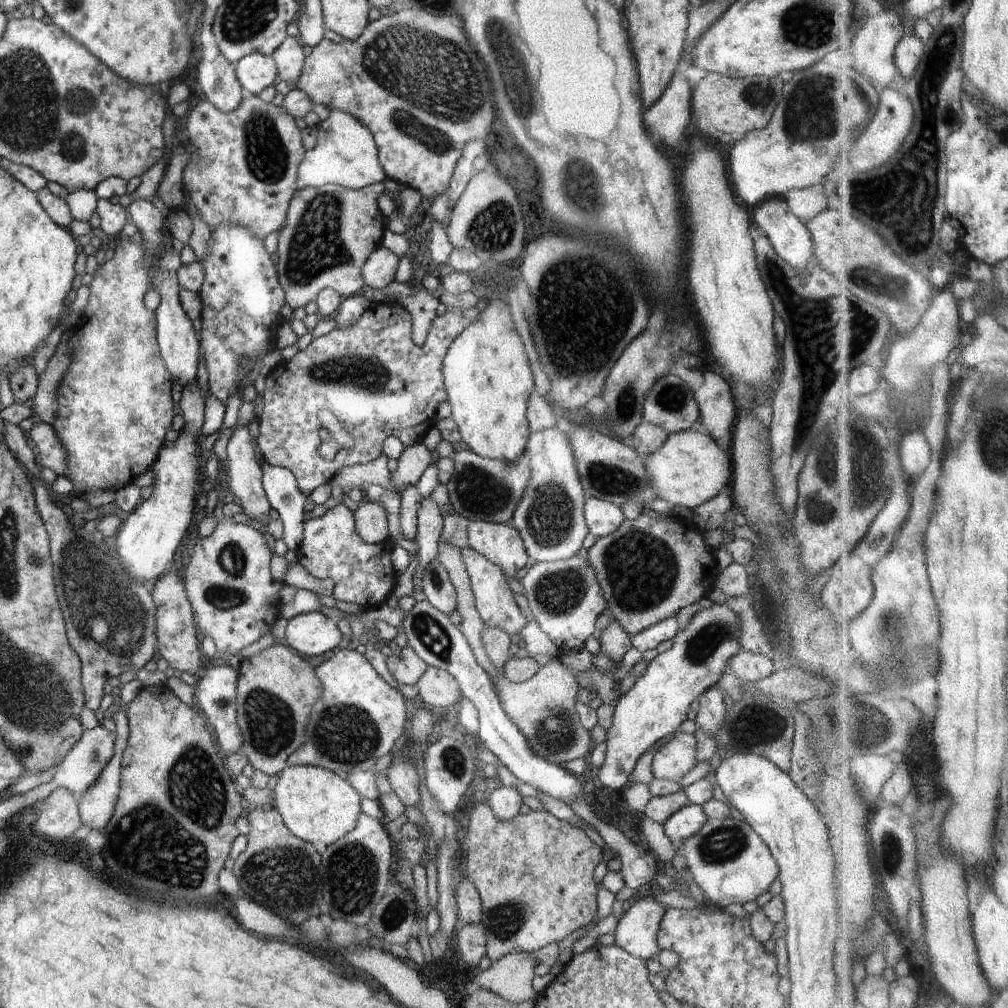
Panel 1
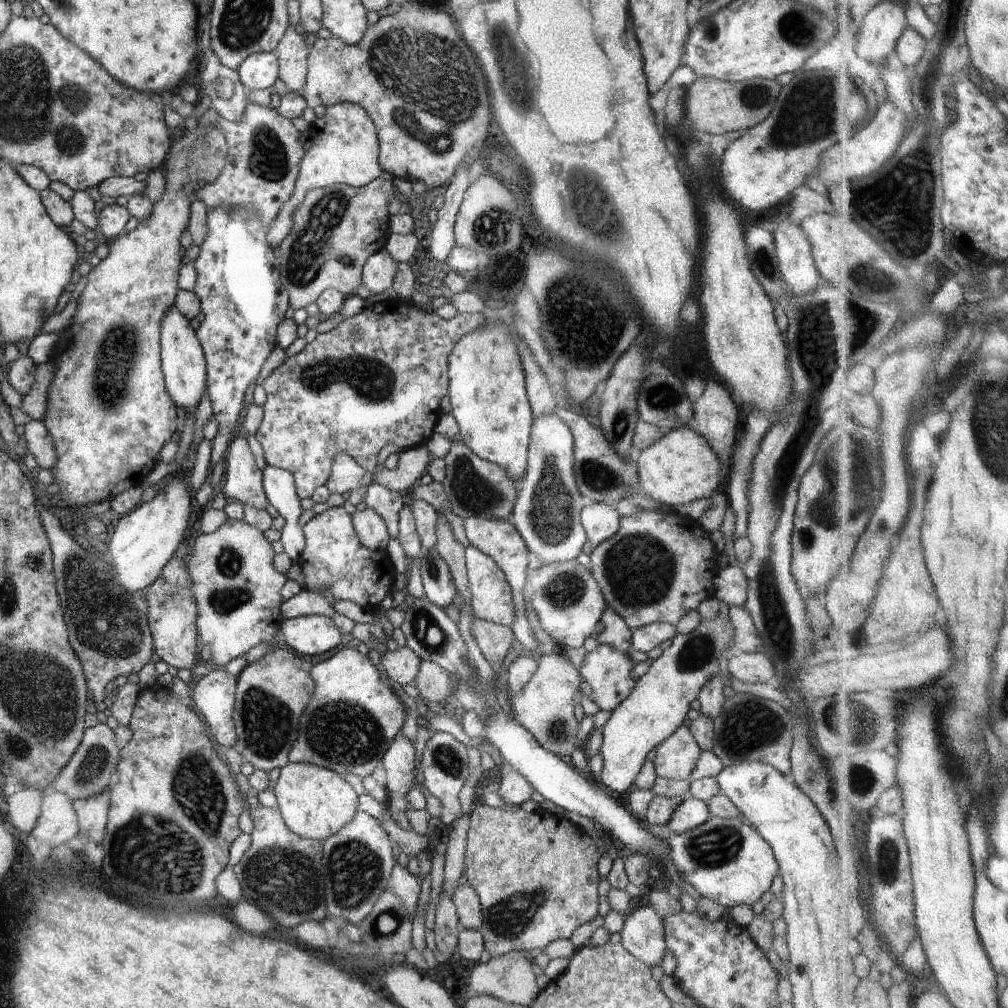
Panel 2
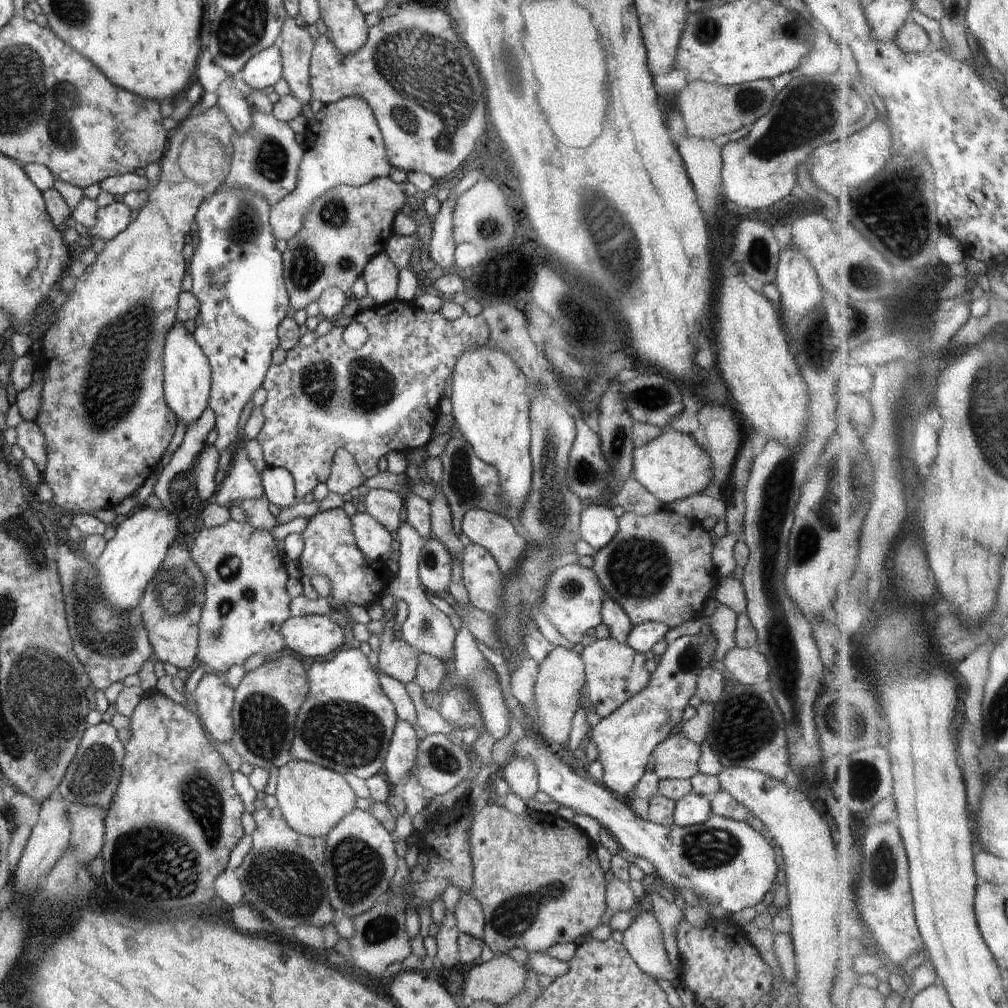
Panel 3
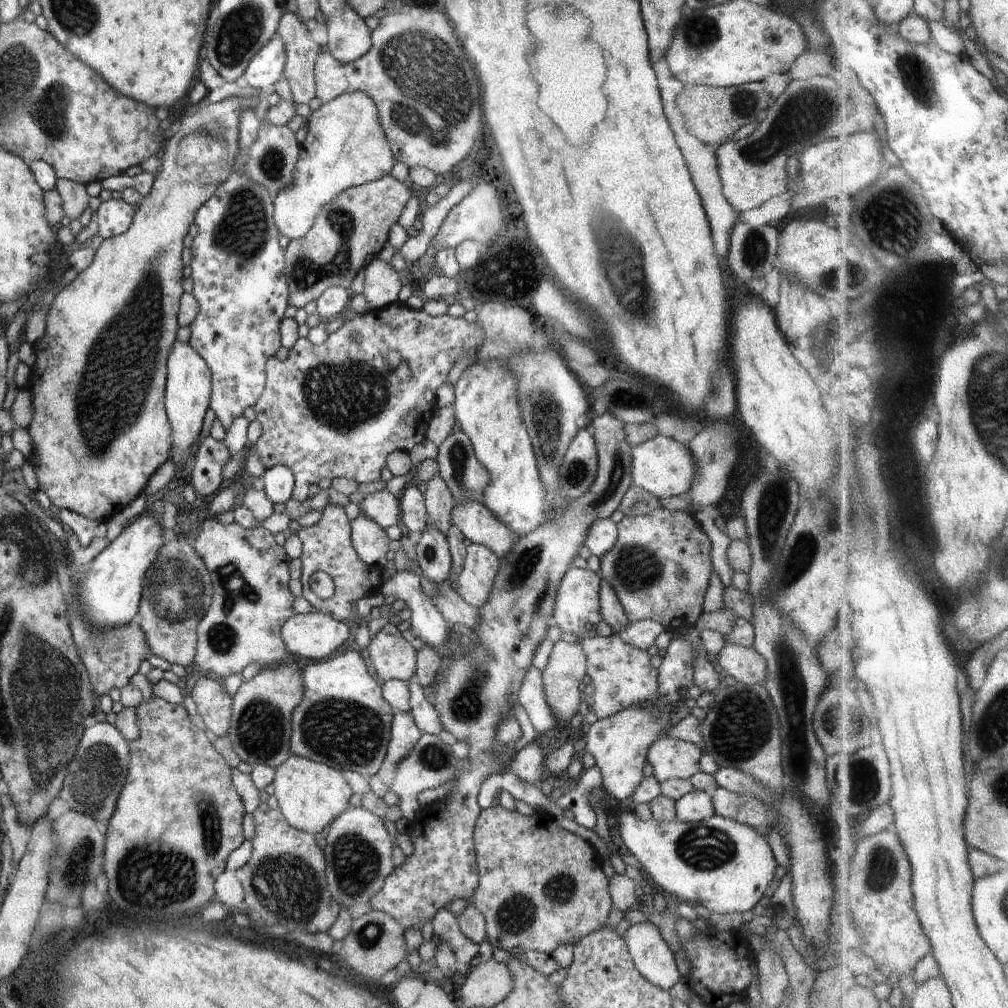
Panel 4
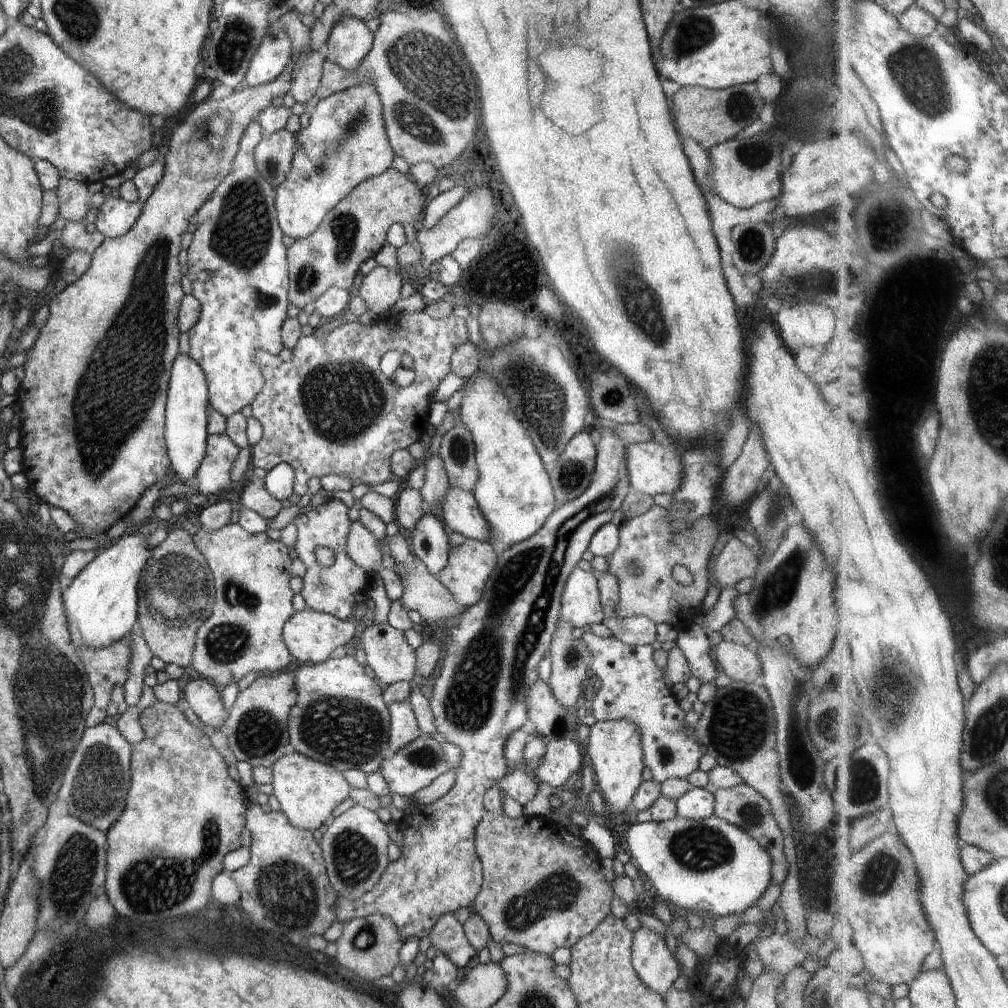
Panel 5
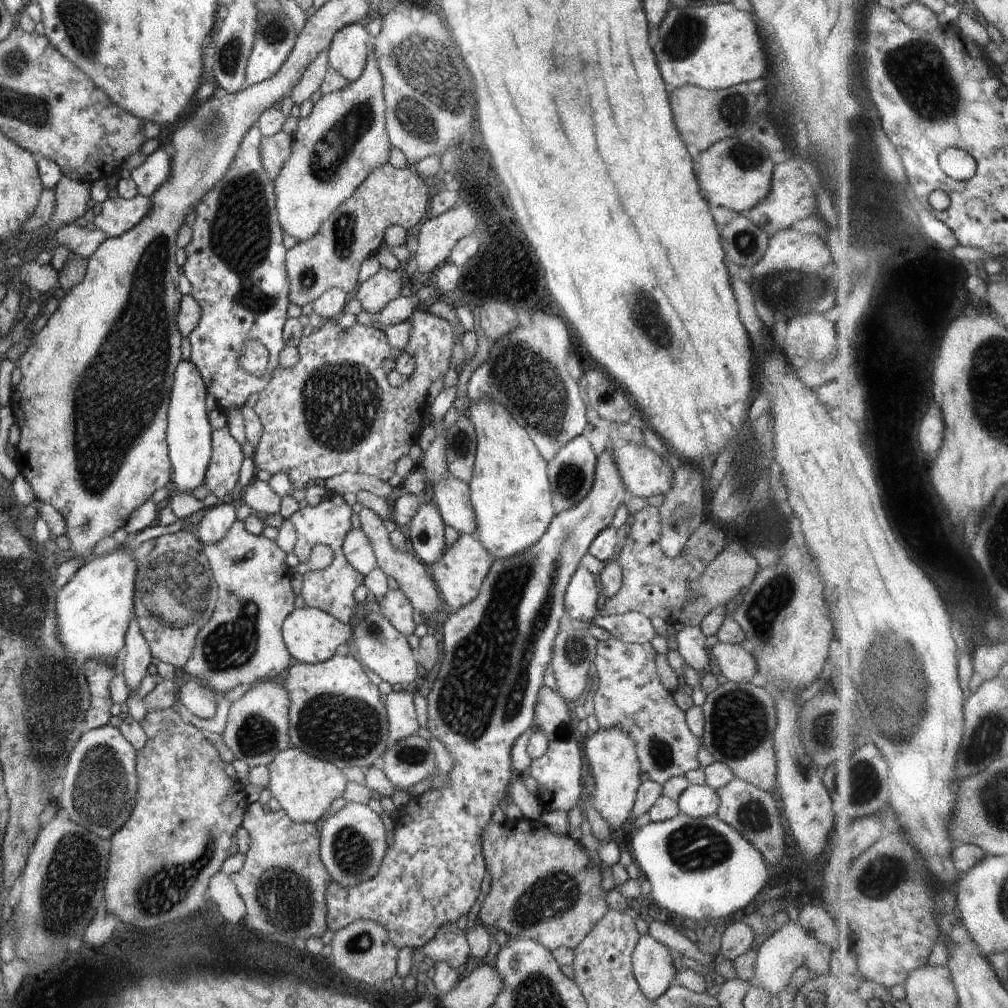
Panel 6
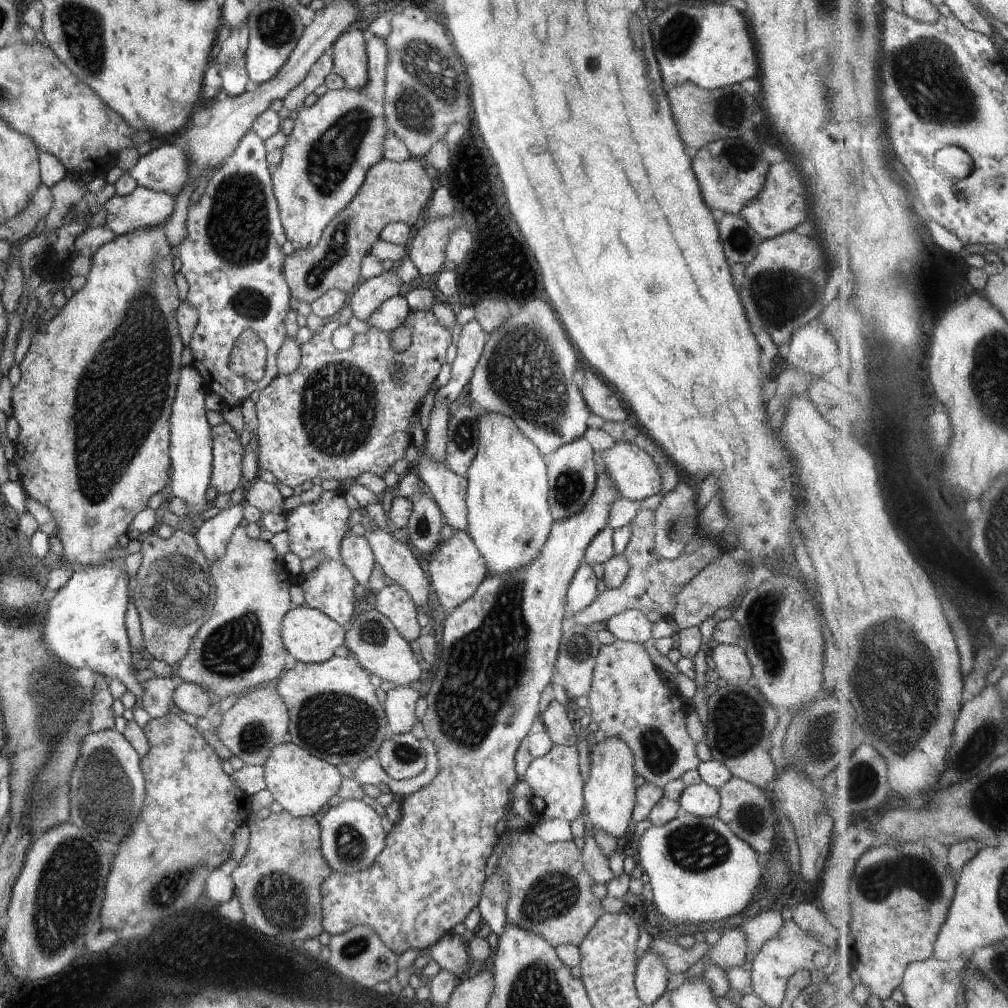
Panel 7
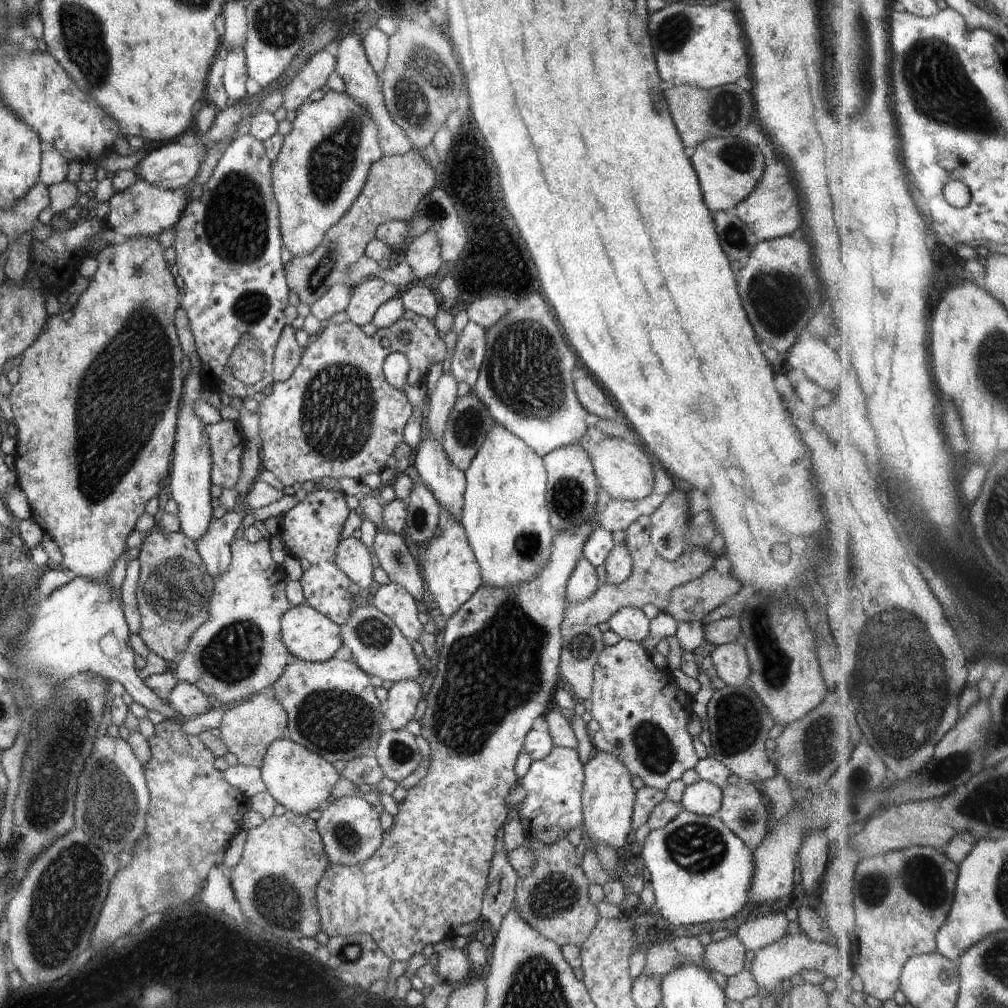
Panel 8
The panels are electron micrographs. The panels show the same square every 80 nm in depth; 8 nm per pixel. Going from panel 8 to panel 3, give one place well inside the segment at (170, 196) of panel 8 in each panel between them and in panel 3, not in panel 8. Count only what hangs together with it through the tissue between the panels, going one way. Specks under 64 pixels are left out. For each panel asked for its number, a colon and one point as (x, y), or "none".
3: (111, 220)
4: (114, 217)
5: (115, 217)
6: (118, 215)
7: (143, 208)

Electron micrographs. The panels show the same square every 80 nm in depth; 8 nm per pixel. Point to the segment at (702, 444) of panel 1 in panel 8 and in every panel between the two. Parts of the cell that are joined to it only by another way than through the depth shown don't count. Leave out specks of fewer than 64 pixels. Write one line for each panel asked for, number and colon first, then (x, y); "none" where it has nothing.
2: (681, 468)
3: (673, 466)
4: (663, 466)
5: (654, 468)
6: (645, 473)
7: (636, 476)
8: (624, 472)

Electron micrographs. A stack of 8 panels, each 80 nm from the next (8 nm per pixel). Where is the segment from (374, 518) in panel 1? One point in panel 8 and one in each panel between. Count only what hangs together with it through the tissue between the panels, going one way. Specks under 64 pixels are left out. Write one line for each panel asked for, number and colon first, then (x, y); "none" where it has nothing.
2: (371, 530)
3: (374, 540)
4: (369, 539)
5: (363, 547)
6: (357, 548)
7: (357, 555)
8: (353, 558)

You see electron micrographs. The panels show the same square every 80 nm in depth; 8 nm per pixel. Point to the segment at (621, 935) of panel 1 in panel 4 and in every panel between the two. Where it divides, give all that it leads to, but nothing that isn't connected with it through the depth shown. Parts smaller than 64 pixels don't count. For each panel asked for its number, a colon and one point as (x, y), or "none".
2: (642, 934)
3: (643, 940)
4: (654, 960)

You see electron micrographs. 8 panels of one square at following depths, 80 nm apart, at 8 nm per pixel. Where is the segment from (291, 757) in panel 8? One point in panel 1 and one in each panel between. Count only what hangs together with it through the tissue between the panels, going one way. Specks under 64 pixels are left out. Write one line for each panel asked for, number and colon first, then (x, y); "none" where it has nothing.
1: (319, 807)
2: (315, 803)
3: (312, 799)
4: (310, 795)
5: (307, 790)
6: (305, 786)
7: (302, 784)

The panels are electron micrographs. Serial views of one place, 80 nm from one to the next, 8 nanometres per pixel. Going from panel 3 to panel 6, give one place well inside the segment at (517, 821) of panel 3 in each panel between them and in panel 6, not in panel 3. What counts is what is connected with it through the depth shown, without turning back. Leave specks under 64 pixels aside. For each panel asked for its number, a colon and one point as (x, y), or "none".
4: (540, 886)
5: (543, 889)
6: (544, 887)

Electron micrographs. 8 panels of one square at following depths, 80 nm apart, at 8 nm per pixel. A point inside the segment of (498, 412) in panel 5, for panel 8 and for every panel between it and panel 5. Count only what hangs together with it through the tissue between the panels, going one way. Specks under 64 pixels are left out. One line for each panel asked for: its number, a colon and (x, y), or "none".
6: (510, 491)
7: (509, 519)
8: (504, 515)

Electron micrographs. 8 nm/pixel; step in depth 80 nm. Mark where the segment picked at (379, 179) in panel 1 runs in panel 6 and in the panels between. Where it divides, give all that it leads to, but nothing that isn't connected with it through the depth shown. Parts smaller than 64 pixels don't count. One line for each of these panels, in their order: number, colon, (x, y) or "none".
2: (345, 151)
3: (343, 144)
4: (345, 146)
5: (345, 143)
6: (335, 148)

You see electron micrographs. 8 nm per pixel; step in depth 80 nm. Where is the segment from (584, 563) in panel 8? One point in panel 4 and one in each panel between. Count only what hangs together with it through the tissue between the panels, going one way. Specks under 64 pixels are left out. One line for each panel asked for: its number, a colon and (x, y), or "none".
4: (576, 610)
5: (580, 605)
6: (582, 601)
7: (584, 588)

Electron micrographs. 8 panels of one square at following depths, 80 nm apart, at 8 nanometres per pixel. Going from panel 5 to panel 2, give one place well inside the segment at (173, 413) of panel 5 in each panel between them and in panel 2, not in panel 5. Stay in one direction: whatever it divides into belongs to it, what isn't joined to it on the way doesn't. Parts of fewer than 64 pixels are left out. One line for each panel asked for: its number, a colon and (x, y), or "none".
2: (183, 363)
3: (186, 373)
4: (188, 386)

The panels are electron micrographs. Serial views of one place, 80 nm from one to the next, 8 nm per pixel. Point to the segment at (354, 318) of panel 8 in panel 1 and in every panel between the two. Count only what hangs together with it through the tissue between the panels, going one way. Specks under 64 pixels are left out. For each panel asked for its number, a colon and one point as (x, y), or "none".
1: (378, 271)
2: (378, 273)
3: (381, 275)
4: (382, 282)
5: (380, 289)
6: (374, 294)
7: (367, 297)

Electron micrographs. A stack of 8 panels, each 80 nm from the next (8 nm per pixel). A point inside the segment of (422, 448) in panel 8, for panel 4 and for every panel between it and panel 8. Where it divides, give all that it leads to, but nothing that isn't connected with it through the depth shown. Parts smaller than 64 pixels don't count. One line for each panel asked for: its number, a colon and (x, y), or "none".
4: (476, 521)
5: (460, 512)
6: (451, 496)
7: (448, 489)

